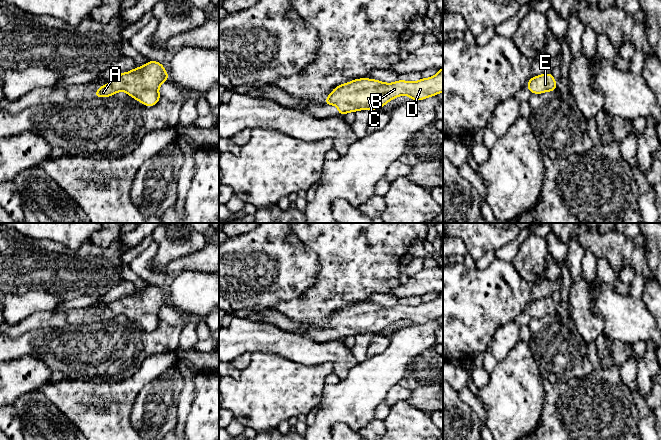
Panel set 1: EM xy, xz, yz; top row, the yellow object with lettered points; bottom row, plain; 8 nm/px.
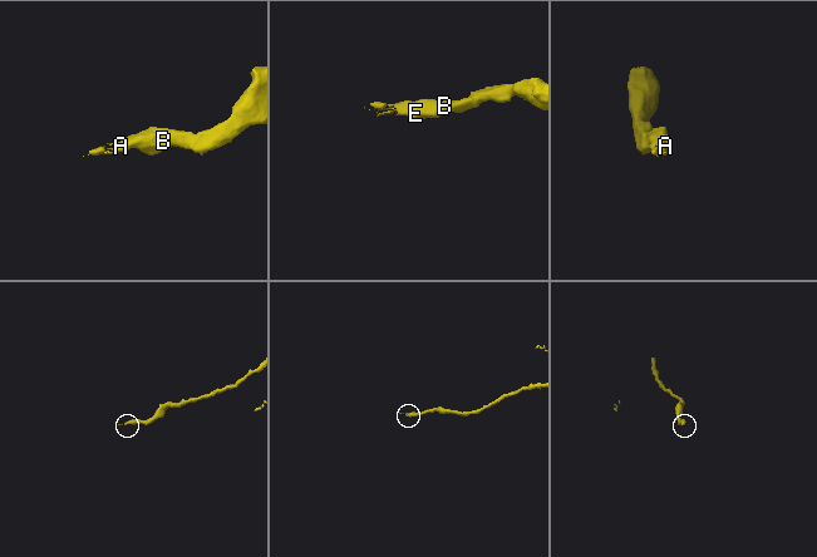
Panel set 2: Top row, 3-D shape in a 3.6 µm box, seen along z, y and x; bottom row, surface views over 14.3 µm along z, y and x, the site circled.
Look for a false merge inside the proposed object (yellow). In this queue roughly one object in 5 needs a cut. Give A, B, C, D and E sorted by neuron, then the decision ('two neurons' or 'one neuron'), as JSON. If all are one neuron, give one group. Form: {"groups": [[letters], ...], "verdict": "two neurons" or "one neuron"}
{"groups": [["A", "B", "C", "D", "E"]], "verdict": "one neuron"}

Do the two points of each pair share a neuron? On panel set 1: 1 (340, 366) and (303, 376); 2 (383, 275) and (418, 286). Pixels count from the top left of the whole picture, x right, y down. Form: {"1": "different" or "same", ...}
{"1": "different", "2": "different"}

